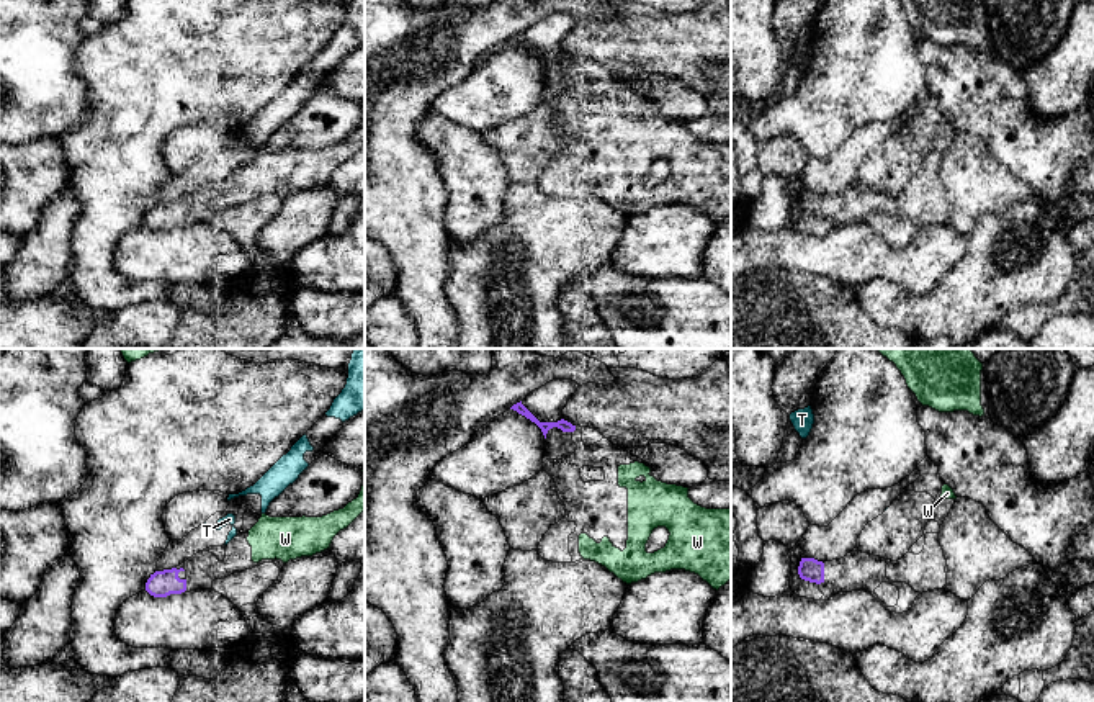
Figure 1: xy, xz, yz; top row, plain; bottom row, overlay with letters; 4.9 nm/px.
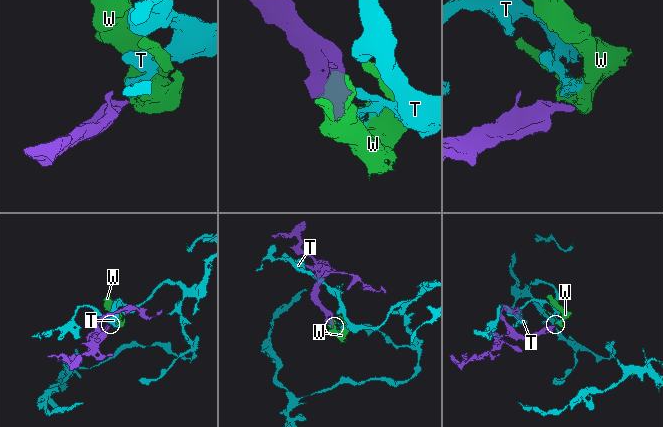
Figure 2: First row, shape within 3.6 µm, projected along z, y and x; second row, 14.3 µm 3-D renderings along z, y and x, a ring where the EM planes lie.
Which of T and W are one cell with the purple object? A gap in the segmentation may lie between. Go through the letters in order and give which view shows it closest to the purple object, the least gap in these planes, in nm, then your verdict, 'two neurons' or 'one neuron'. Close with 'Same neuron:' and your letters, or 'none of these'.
T: view xy; gap 240 nm; two neurons
W: view xz; gap 280 nm; one neuron
Same neuron: W

